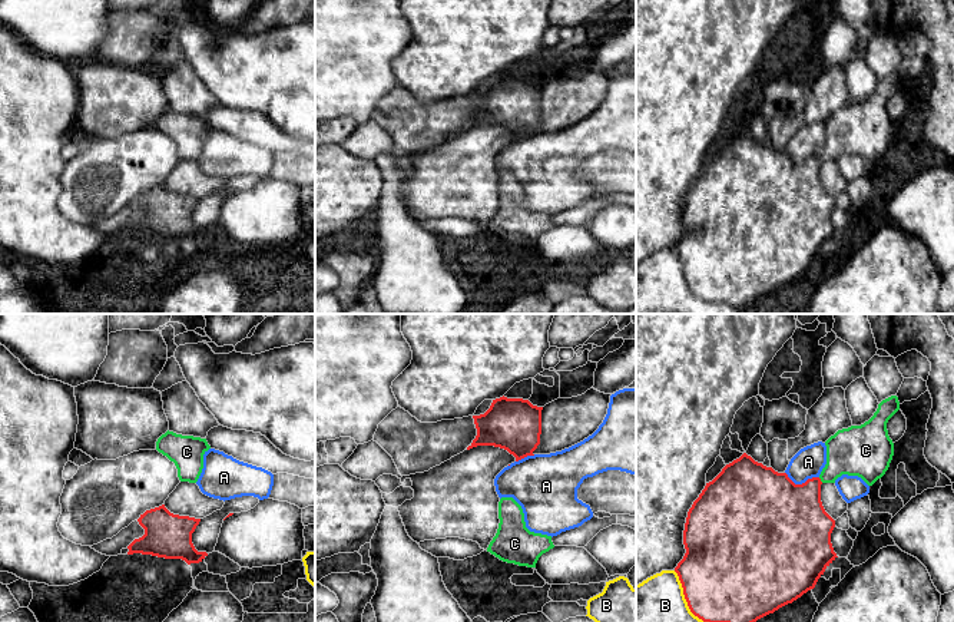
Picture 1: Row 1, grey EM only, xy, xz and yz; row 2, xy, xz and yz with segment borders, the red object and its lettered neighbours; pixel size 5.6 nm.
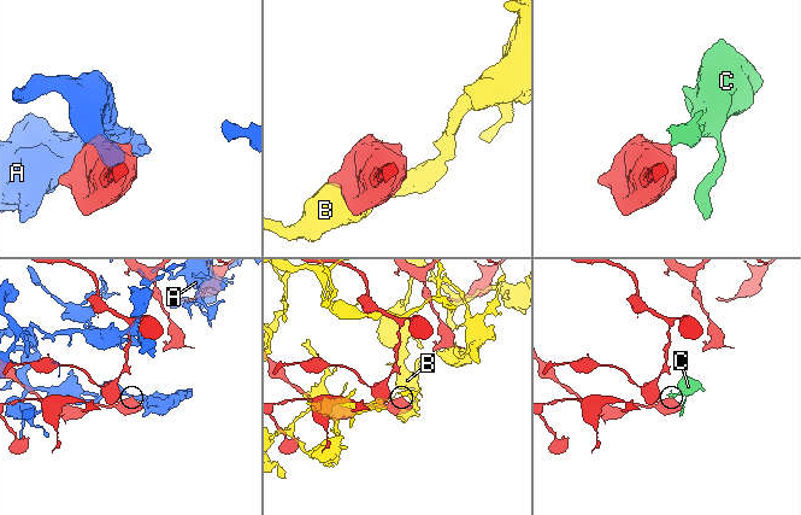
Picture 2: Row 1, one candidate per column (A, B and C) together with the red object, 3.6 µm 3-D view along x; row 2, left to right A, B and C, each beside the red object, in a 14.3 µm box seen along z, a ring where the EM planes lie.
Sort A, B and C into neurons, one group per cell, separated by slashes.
A / B / C

